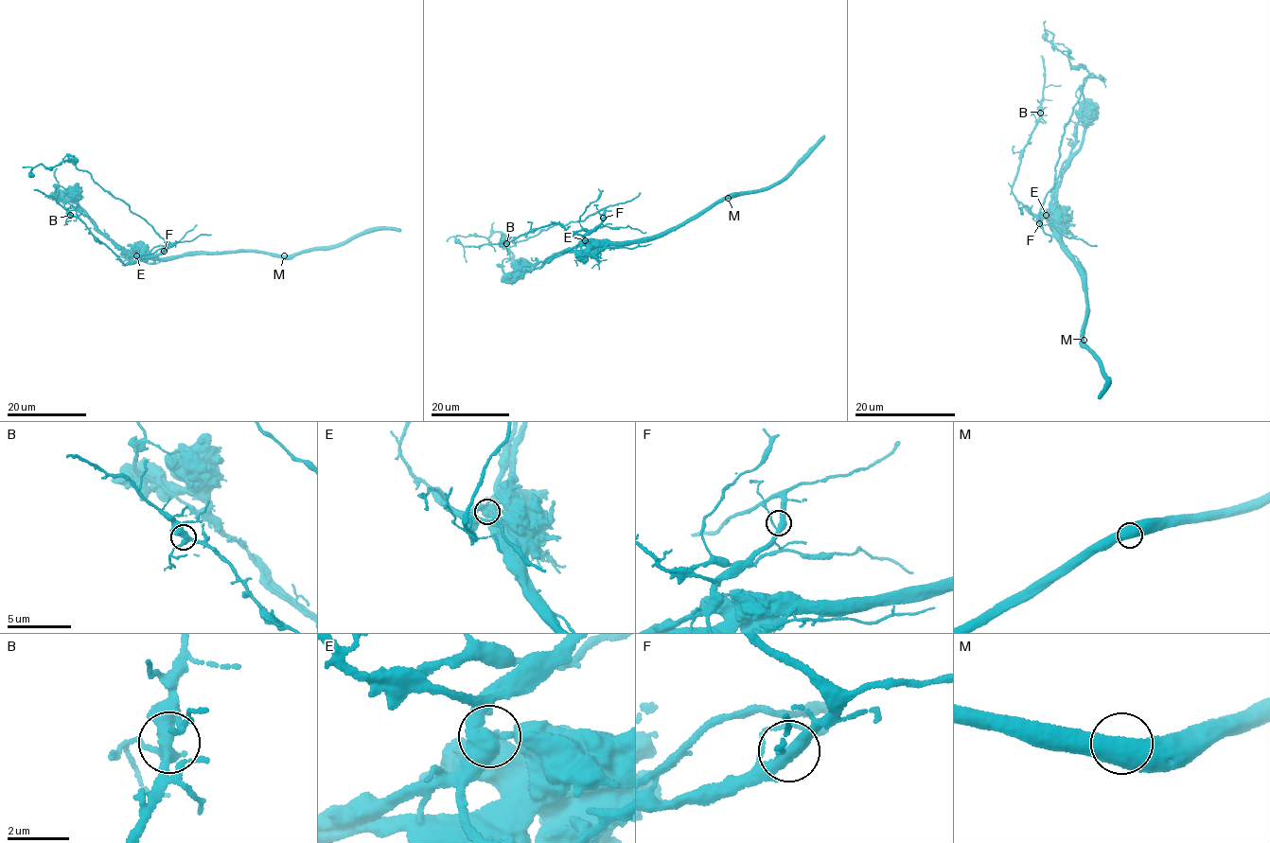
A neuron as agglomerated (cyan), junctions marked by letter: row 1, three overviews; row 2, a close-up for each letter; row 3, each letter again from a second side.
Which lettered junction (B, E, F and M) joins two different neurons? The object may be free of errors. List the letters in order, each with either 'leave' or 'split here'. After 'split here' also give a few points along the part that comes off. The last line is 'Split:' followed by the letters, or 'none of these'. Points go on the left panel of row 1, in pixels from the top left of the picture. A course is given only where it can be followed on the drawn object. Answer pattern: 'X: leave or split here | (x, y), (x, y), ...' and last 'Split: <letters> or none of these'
B: leave
E: split here | (136, 255), (157, 254), (168, 243), (69, 161), (75, 160), (41, 164), (29, 175)
F: leave
M: leave
Split: E

